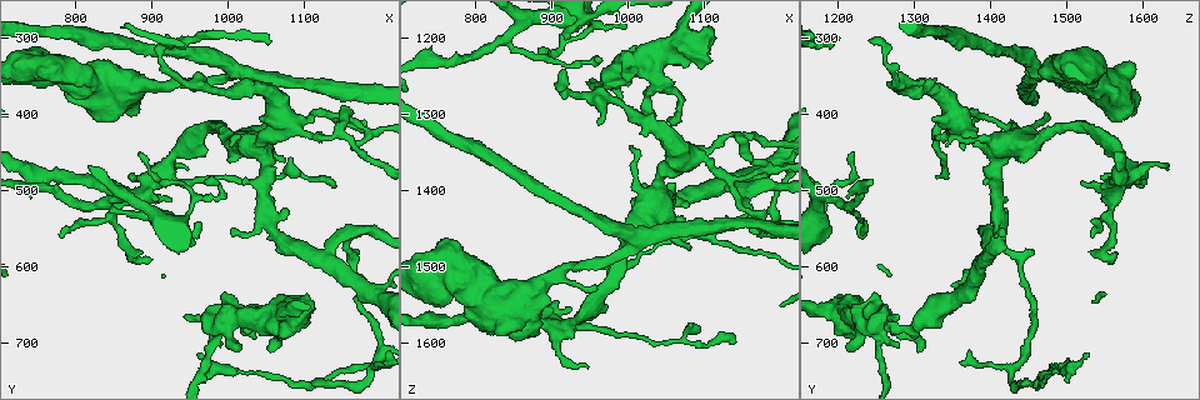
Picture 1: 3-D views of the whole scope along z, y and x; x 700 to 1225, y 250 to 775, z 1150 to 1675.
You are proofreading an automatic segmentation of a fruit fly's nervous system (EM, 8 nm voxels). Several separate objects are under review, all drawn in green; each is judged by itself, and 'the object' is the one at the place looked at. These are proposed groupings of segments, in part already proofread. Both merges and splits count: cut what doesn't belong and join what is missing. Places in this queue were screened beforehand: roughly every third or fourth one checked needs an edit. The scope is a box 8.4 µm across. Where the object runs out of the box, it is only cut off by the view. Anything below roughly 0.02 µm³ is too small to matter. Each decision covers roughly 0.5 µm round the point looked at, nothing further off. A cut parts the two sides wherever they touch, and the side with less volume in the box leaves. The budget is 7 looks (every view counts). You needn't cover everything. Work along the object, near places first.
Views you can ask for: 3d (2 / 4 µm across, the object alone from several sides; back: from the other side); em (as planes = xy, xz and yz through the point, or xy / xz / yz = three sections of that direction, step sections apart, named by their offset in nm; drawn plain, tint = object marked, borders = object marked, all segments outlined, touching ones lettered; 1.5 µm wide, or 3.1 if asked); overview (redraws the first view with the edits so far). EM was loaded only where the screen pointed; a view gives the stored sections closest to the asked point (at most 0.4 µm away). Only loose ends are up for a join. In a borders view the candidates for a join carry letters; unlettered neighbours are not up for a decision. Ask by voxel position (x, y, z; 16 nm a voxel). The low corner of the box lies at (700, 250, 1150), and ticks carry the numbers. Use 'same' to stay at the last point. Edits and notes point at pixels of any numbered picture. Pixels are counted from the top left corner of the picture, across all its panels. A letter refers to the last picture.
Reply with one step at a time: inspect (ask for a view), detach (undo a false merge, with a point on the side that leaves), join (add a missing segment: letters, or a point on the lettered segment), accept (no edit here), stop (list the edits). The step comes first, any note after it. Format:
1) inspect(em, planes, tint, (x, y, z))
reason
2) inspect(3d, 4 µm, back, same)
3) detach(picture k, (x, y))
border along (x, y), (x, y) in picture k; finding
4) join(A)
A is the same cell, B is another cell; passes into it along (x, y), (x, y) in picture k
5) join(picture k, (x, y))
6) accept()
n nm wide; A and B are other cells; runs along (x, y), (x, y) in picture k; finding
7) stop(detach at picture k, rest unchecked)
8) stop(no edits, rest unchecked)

inspect(em, xz, step 8, borders, (1135, 430, 1330))

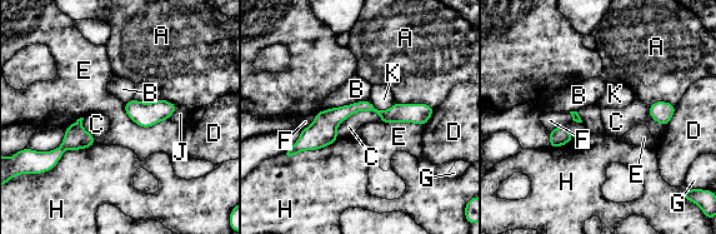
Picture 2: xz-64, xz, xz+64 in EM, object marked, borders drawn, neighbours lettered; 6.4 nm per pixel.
accept()
A, B, C, D, E, F, G, H, J and K are other cells; border along (382, 120), (358, 110), (336, 137) in picture 2; one neuron here

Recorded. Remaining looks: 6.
inspect(em, xz, step 8, borders, (1000, 440, 1345))
free end

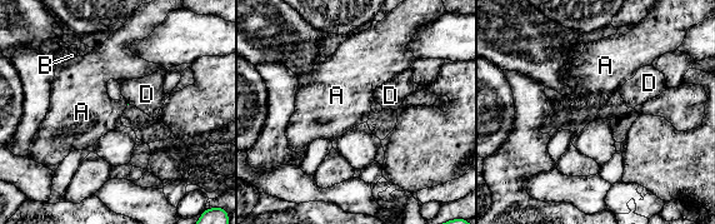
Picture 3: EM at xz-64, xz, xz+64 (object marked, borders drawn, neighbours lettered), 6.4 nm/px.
inspect(em, planes, borders, same)
another direction

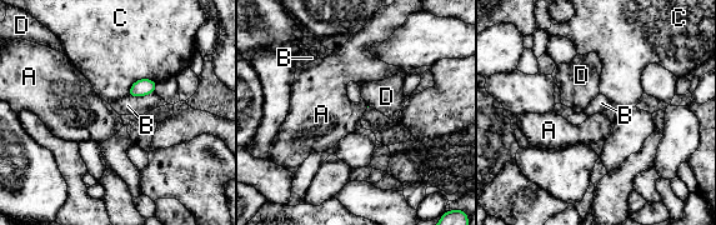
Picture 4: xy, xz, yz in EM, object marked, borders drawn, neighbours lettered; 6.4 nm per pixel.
accept()
C touches over 220 nm; A, B, C and D are other cells; no lettered segment goes on from it

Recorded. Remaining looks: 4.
inspect(em, xz, step 4, borders, (1005, 345, 1470))
a fork

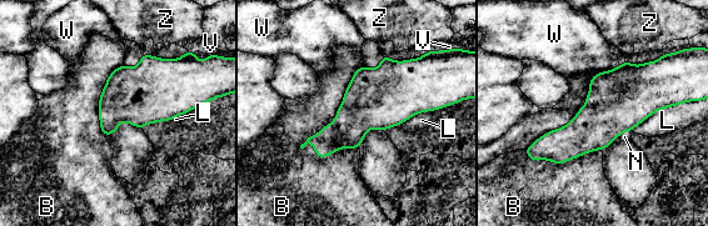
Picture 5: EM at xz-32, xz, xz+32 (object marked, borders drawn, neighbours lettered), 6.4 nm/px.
accept()
B, L, N, V, W and Z are other cells; all the same neuron

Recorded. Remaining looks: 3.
stop(no edits, rest unchecked)

